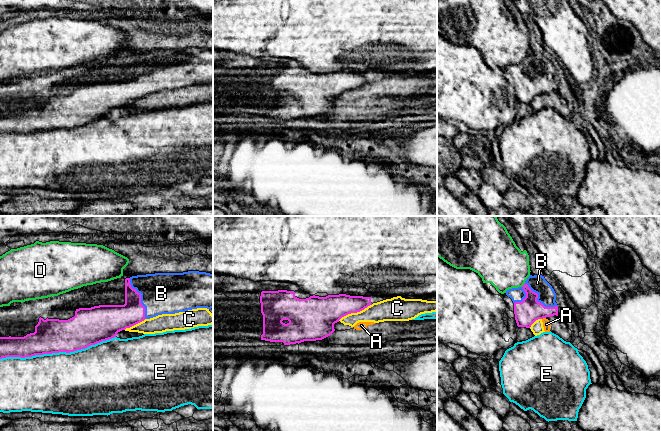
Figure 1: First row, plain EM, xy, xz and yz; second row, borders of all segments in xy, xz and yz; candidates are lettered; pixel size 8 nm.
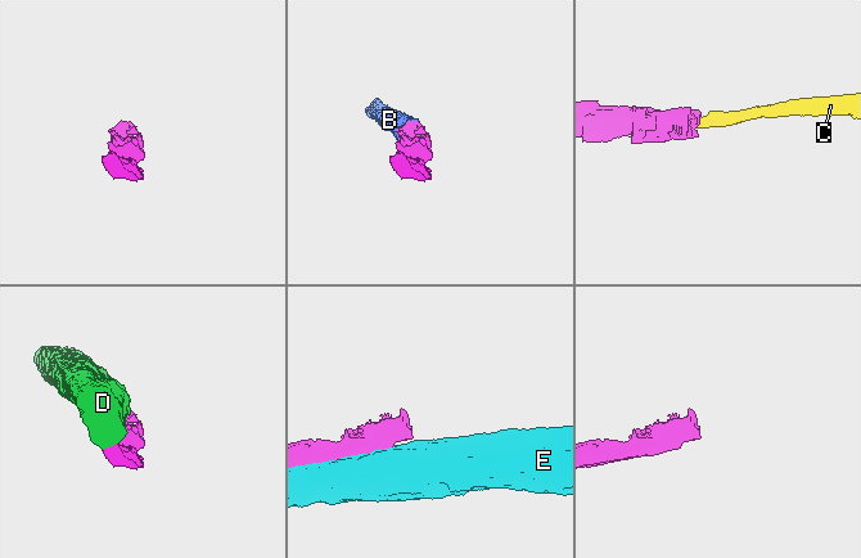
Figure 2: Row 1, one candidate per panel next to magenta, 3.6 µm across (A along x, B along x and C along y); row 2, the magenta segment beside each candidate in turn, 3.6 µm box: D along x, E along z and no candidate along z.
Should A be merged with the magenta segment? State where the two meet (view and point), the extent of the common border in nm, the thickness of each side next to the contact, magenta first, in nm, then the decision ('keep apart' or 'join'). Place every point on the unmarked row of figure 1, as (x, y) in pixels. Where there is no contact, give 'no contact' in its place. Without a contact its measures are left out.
contact yz (543, 93); length 40 nm; calibres 190 and 60 nm; keep apart

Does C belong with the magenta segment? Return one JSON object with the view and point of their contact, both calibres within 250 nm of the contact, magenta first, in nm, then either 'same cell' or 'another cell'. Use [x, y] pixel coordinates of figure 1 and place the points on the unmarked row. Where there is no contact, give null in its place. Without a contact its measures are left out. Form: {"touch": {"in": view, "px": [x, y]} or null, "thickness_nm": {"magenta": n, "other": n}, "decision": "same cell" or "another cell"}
{"touch": {"in": "xz", "px": [354, 88]}, "thickness_nm": {"magenta": 260, "other": 170}, "decision": "another cell"}

